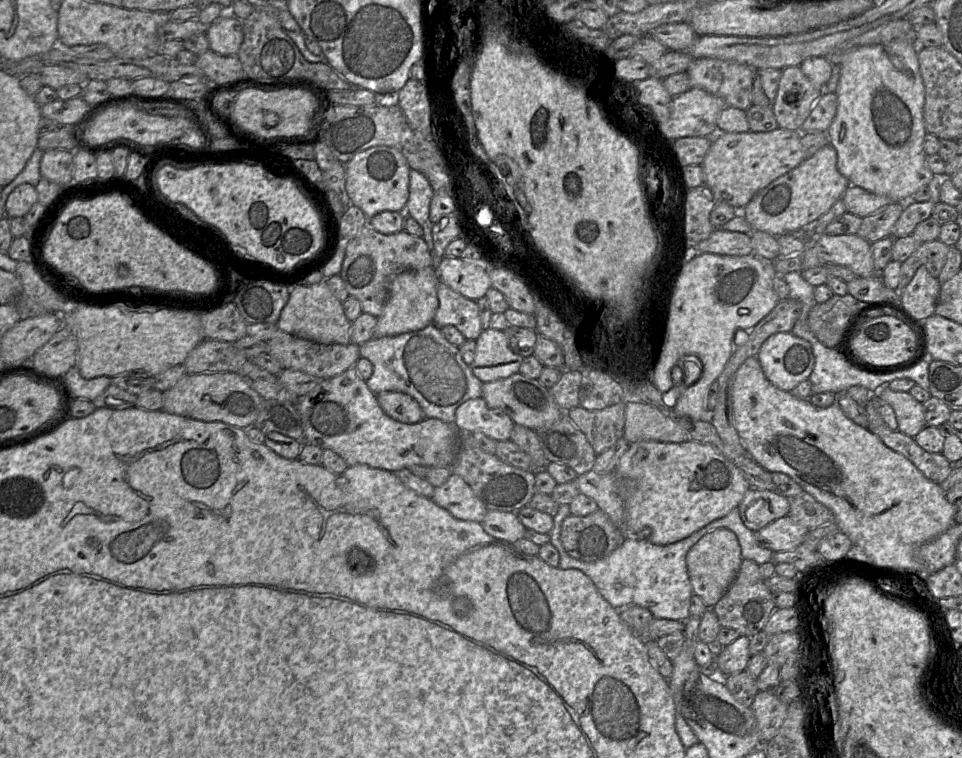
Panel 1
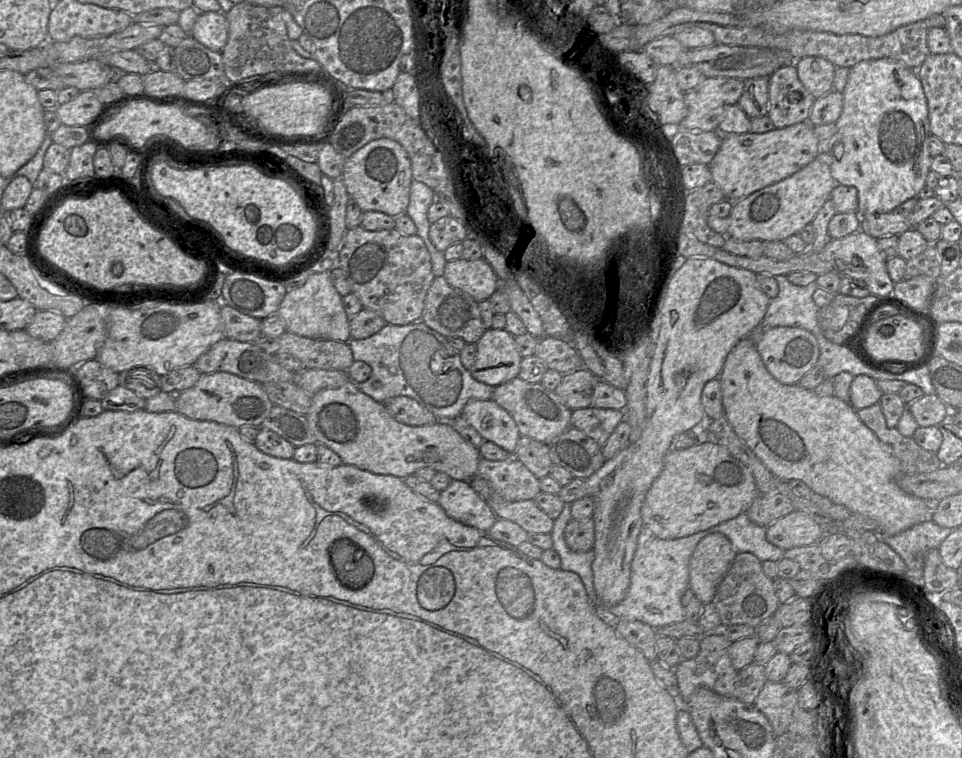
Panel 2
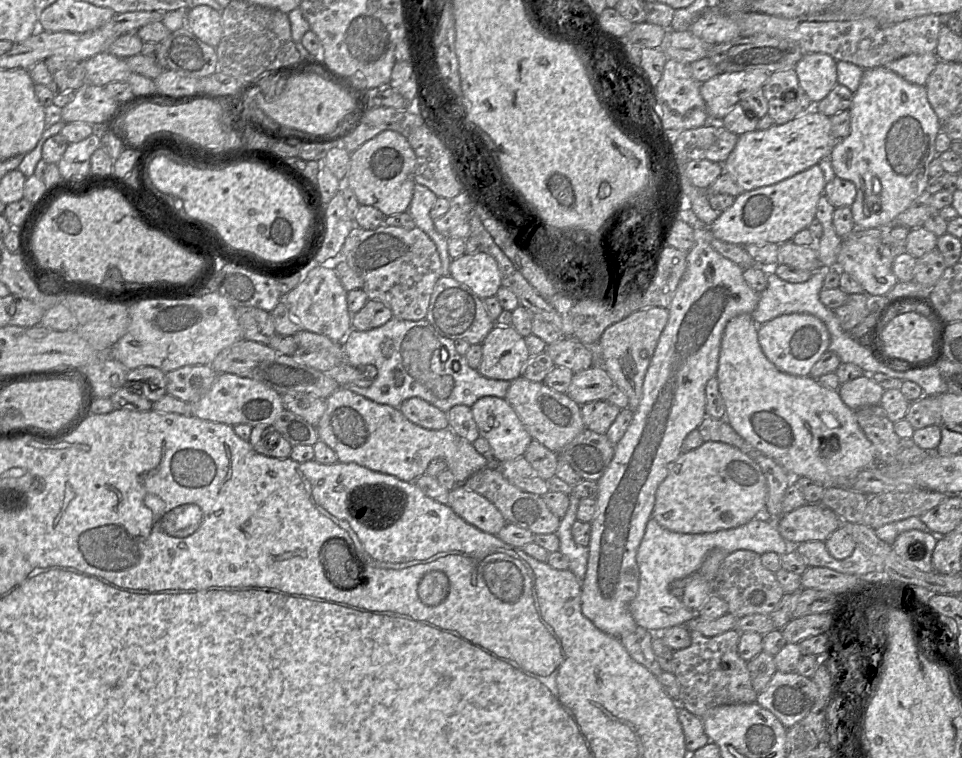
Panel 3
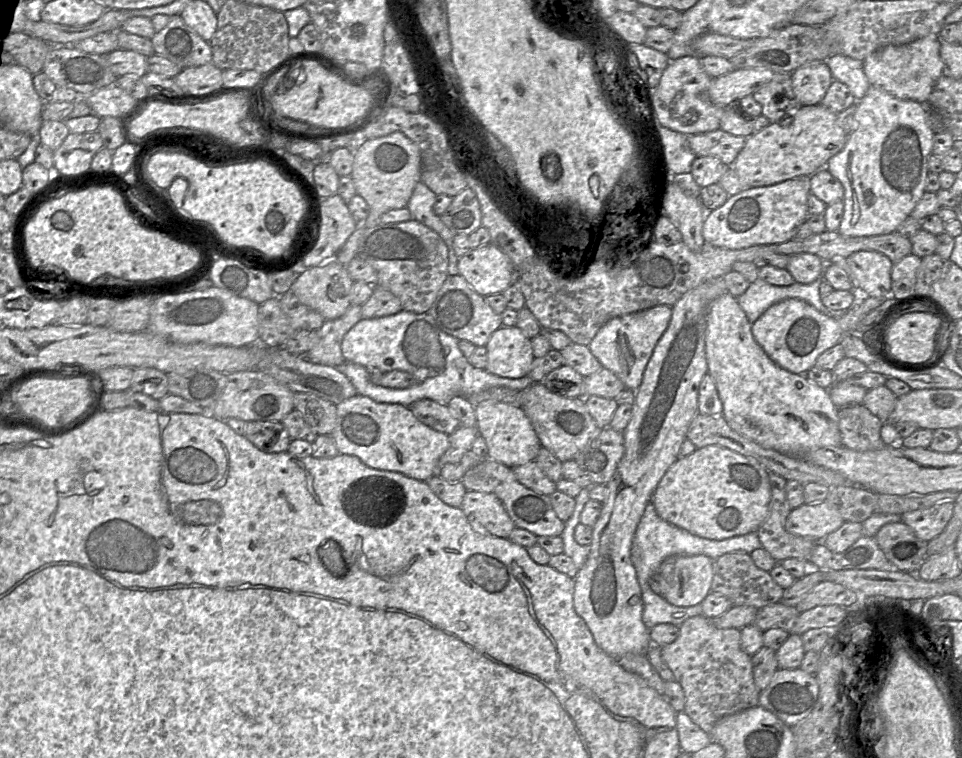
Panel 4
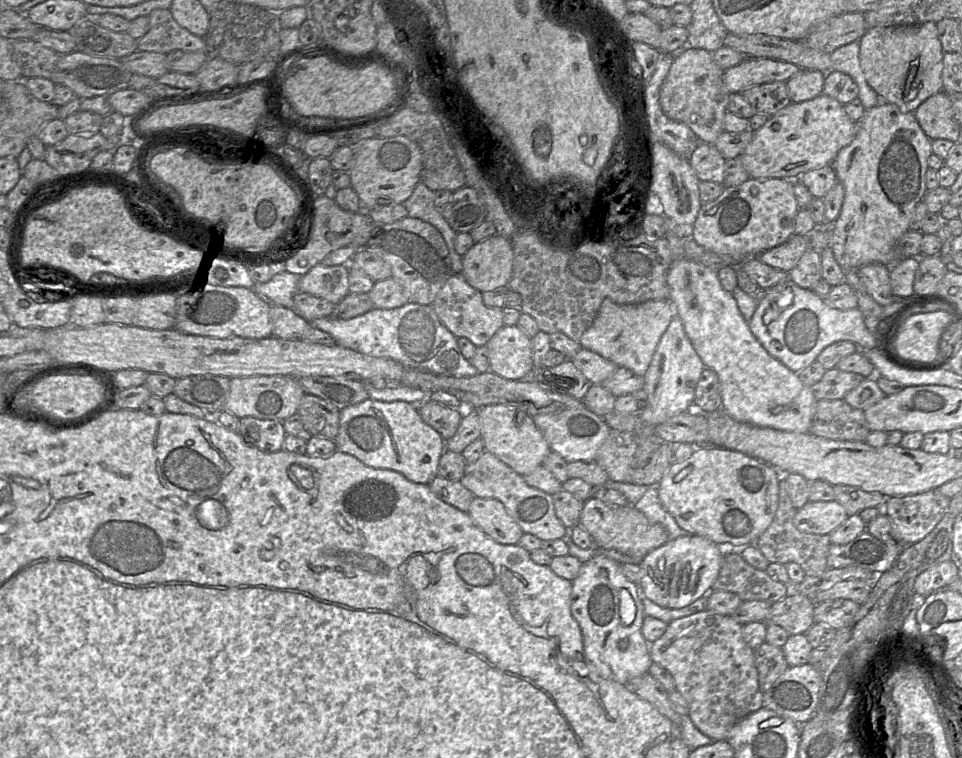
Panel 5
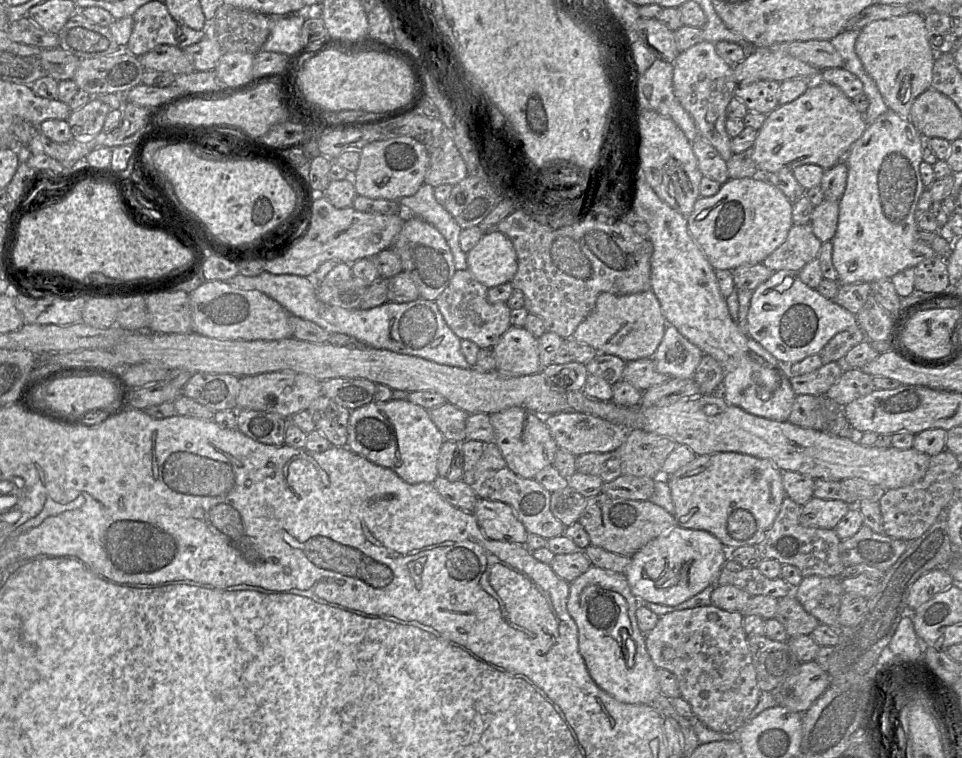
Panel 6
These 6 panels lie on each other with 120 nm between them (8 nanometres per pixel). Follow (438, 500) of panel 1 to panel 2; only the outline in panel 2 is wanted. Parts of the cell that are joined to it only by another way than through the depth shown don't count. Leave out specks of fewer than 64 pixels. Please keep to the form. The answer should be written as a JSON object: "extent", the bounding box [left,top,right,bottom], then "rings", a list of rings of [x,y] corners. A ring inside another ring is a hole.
{"extent":[437,480,497,534],"rings":[[[453,480],[440,492],[437,503],[452,519],[488,534],[497,517],[490,506],[471,487],[469,481]]]}

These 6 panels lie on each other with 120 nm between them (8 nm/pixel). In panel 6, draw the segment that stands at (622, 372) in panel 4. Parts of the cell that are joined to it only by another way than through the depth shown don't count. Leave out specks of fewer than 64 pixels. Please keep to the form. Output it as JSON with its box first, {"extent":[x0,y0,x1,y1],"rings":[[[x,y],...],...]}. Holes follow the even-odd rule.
{"extent":[572,291,666,362],"rings":[[[653,291],[616,295],[602,292],[588,316],[578,325],[572,338],[593,347],[598,353],[618,356],[626,362],[652,358],[666,327],[659,301]]]}

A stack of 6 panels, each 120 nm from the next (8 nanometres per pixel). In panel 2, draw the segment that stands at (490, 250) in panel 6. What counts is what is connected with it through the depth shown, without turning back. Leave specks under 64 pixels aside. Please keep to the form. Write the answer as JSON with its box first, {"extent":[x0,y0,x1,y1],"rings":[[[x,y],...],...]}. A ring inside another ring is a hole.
{"extent":[443,258,499,302],"rings":[[[483,258],[446,261],[443,276],[450,285],[468,293],[477,302],[489,299],[499,288],[498,277]]]}

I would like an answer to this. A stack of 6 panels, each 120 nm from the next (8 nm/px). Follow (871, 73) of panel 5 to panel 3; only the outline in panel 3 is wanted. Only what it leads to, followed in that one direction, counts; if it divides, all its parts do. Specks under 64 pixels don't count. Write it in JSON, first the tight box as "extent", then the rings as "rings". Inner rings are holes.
{"extent":[880,52,938,86],"rings":[[[935,52],[921,55],[911,54],[880,67],[886,67],[910,83],[925,86],[938,61]]]}

